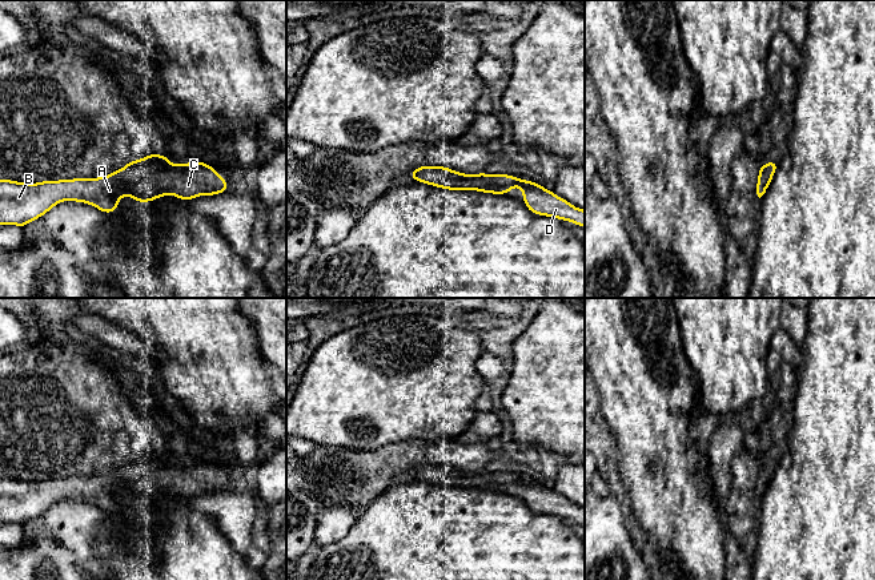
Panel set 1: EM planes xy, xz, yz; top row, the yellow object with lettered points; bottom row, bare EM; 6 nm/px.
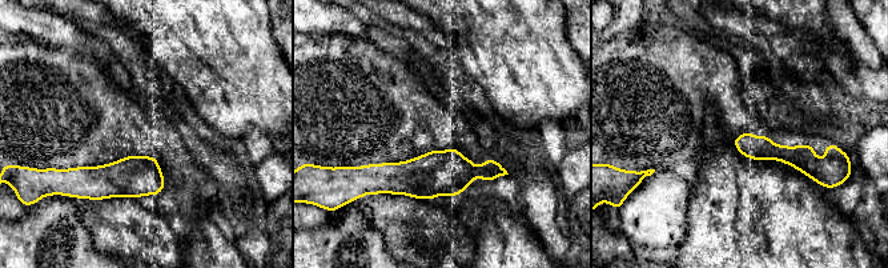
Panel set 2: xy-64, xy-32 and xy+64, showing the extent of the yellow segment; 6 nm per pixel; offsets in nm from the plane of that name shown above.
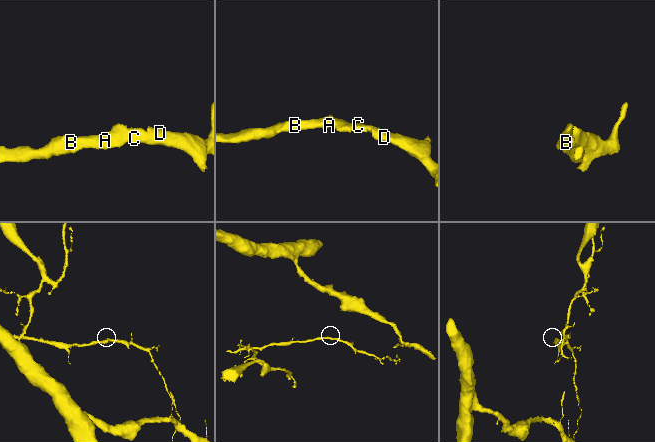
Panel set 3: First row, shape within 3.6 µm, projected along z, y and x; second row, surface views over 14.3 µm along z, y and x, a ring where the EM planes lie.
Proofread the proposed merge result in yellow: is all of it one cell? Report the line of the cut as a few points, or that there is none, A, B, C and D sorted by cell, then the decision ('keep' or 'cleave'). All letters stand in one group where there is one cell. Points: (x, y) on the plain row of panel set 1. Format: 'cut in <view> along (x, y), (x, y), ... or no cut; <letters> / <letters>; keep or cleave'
no cut; A B C D; keep

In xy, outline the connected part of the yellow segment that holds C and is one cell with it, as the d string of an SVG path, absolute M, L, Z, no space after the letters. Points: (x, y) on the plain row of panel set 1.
M152 451L128 460L123 467L100 476L41 479L37 482L0 478L0 523L24 525L48 511L56 502L89 502L109 512L119 496L128 492L136 500L150 500L173 492L182 499L225 491L229 480L204 459L172 463L166 454Z

